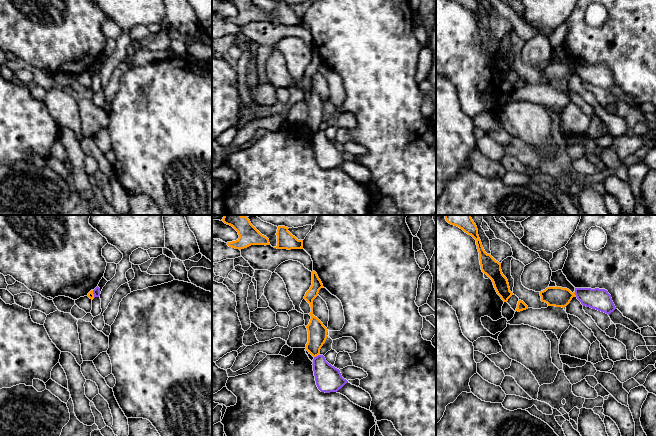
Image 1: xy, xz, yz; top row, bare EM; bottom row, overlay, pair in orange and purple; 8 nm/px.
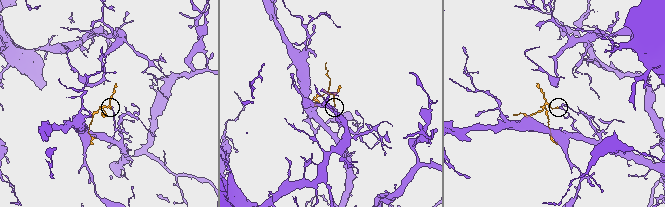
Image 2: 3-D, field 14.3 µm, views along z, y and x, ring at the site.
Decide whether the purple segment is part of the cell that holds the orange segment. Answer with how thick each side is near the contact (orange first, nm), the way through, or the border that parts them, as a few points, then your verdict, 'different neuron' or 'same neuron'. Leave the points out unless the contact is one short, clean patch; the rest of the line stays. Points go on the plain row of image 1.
calibres 160 and 220 nm; border xz (318, 130), (314, 133); different neuron

